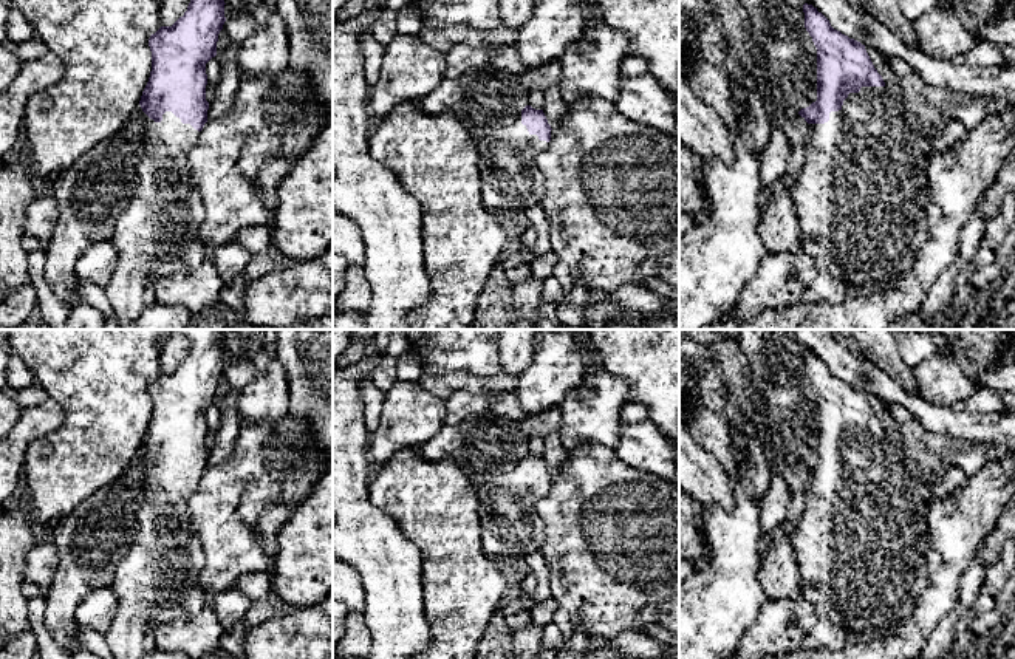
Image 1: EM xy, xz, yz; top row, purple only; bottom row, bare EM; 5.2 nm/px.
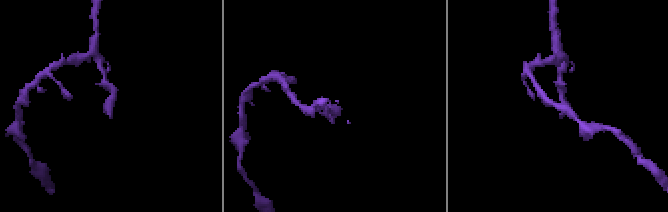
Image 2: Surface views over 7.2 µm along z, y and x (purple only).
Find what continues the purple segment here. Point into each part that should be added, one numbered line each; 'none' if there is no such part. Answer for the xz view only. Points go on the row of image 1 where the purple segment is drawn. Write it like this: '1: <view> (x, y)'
1: xz (488, 101)

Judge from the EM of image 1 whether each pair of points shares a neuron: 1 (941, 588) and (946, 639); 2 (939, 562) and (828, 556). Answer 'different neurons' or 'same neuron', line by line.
1: different neurons
2: different neurons

